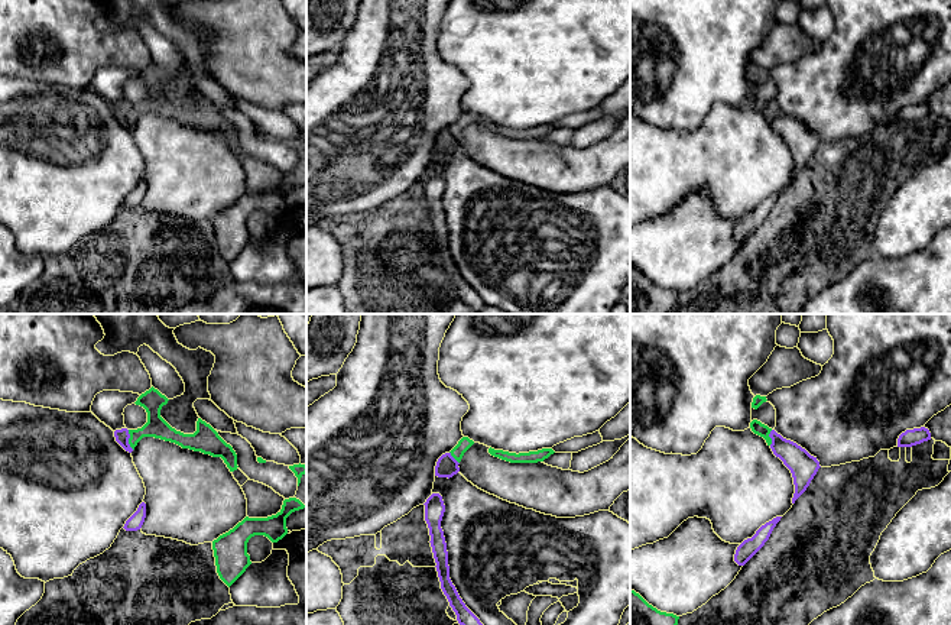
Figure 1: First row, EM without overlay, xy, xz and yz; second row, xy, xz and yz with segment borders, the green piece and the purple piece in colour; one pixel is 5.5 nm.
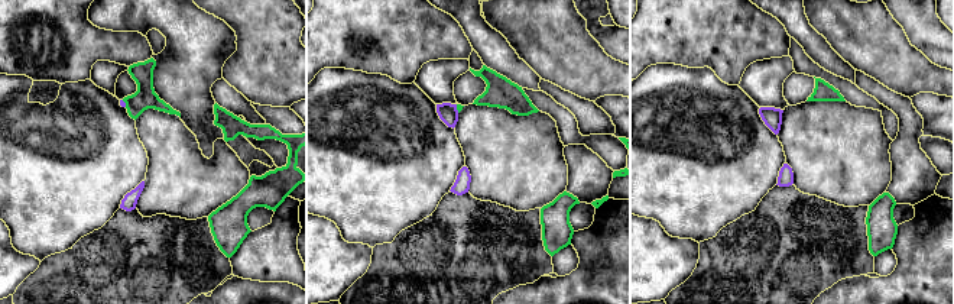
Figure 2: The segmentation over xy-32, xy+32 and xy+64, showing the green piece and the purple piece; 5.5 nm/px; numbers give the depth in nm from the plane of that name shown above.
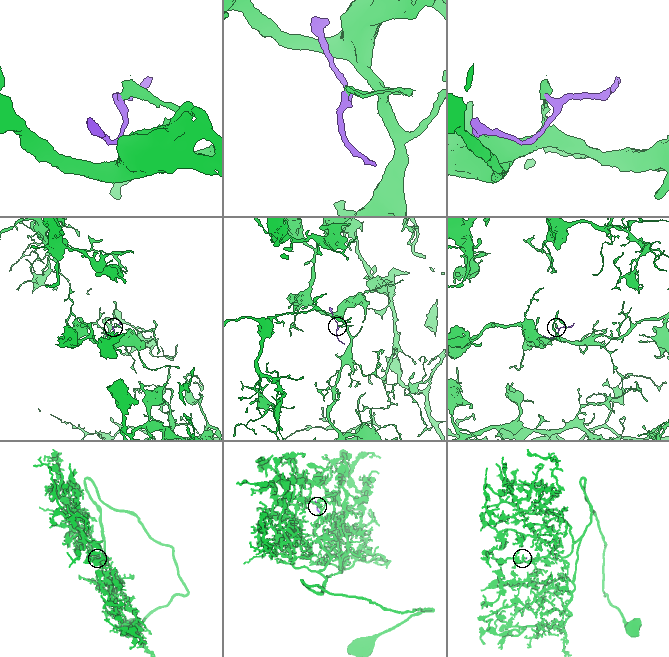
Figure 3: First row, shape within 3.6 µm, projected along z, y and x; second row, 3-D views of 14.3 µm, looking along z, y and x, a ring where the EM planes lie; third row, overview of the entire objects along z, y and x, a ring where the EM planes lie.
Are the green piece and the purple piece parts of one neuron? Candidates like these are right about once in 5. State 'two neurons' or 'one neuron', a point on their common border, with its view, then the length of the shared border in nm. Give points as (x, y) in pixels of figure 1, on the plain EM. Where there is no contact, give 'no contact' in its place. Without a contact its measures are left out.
two neurons | xy (129, 116) | 120 nm

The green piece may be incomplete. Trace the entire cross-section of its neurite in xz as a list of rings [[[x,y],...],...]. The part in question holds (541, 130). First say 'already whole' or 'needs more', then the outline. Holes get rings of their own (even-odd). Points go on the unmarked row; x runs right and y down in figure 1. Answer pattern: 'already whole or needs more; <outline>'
already whole; [[[490,123],[489,129],[494,133],[499,133],[499,135],[510,137],[510,139],[538,139],[538,137],[543,137],[555,127],[552,124],[542,124],[538,127],[516,130],[516,129],[509,129],[509,127],[503,127],[503,126],[494,126]]]

